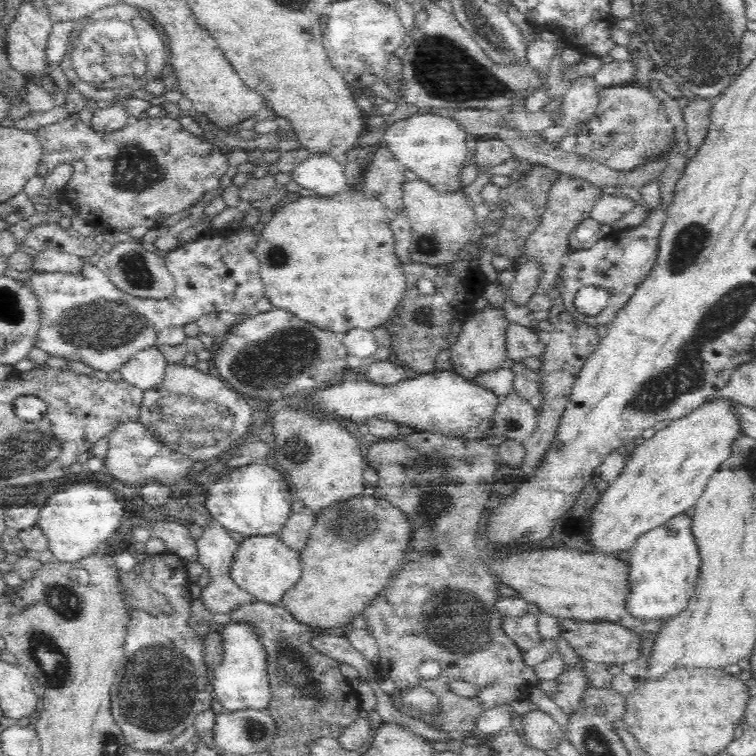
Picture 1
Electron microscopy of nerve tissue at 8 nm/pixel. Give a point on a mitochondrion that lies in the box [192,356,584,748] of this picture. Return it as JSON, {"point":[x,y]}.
{"point":[458,621]}

